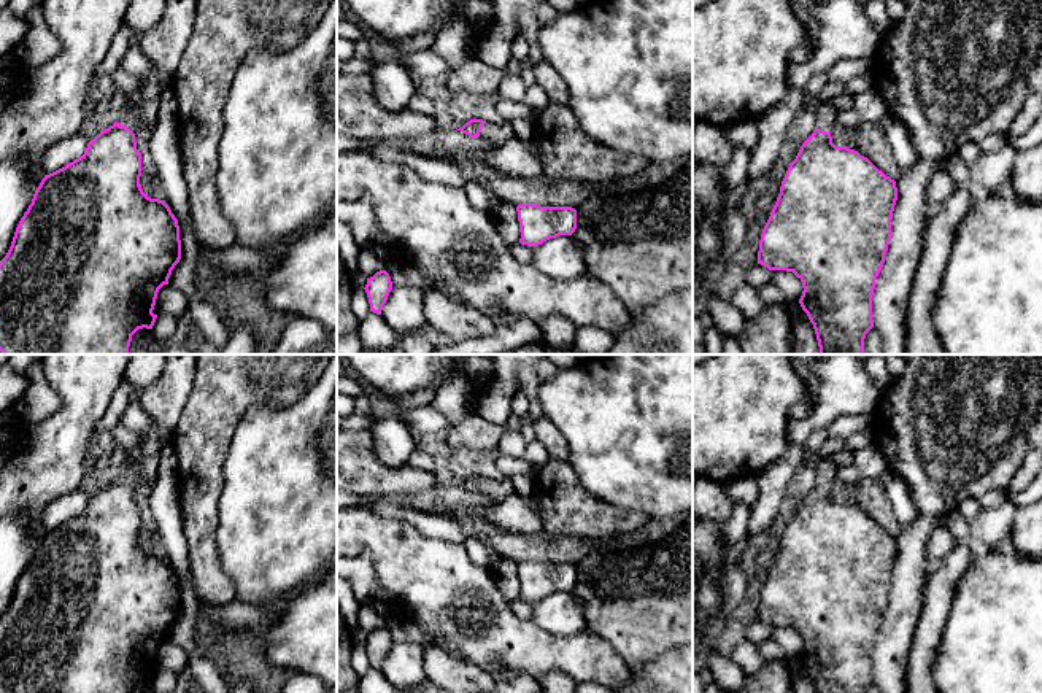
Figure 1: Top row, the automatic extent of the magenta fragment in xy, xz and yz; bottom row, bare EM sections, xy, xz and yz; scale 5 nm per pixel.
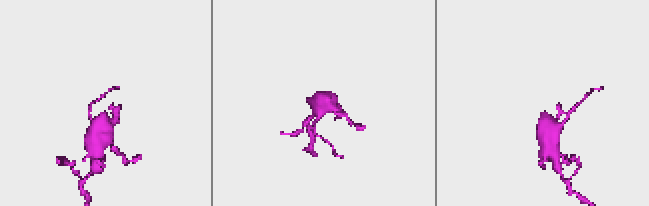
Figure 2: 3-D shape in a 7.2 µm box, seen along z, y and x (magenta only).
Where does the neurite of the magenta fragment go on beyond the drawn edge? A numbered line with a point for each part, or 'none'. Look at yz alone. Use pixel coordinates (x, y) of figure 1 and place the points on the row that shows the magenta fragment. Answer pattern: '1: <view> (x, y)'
1: yz (826, 118)

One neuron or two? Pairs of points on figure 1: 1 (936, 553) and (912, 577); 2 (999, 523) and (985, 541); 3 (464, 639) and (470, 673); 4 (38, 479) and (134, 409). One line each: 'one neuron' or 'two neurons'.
1: two neurons
2: one neuron
3: two neurons
4: two neurons

